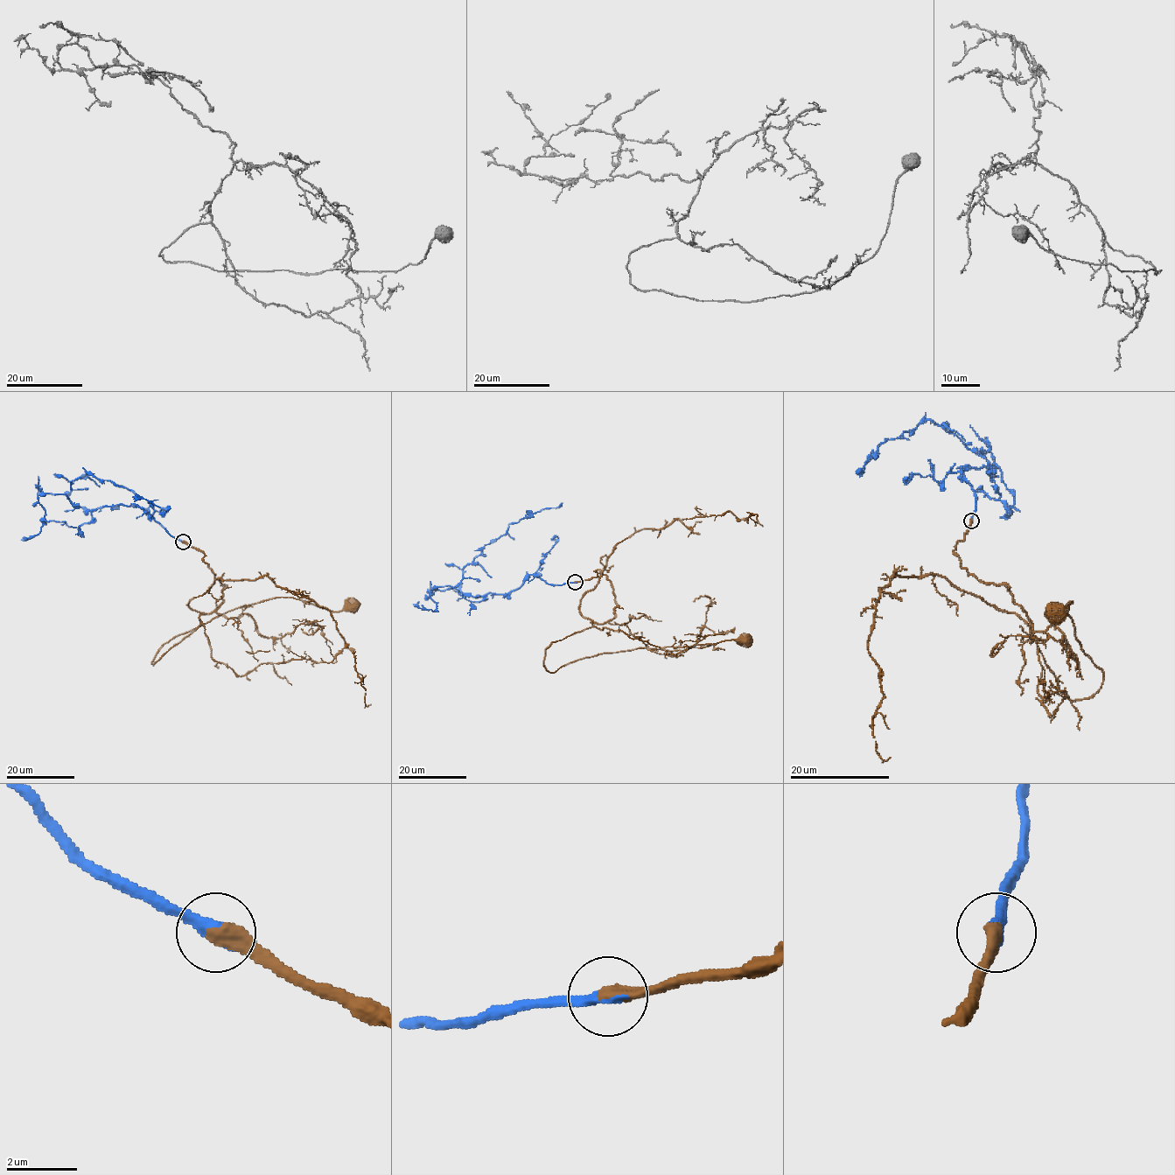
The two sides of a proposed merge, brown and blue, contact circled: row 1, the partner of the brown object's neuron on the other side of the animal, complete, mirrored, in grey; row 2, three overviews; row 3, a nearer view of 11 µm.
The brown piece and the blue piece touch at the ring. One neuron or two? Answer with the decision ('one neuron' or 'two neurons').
one neuron

